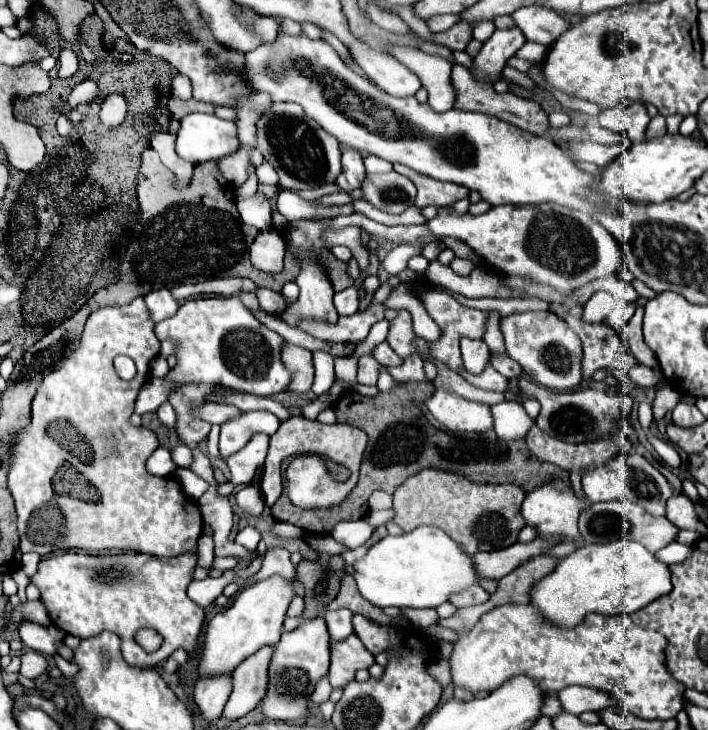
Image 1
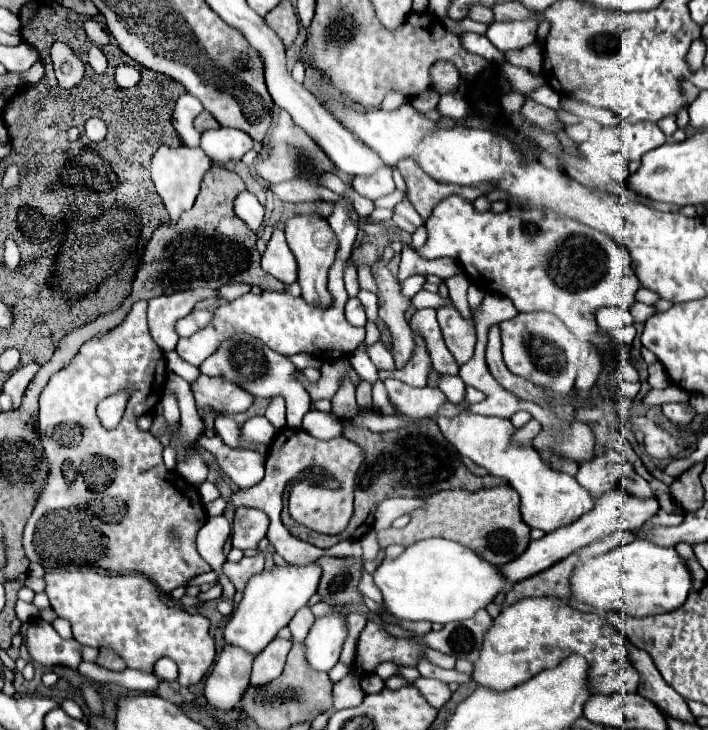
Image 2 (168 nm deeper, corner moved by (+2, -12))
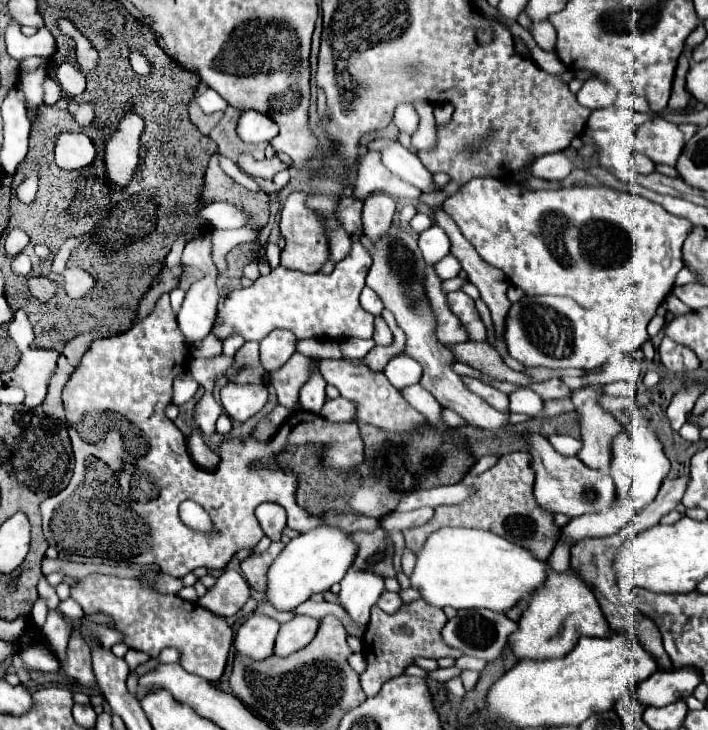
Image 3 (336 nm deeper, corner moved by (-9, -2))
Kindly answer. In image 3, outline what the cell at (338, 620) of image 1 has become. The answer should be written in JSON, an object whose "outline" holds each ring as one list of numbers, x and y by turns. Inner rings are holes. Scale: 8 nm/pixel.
{"outline":[[385,590,385,592,379,596,379,600,377,600,377,606,379,606,383,612,387,612,387,614,393,614,401,604,403,604,403,602,401,602,399,594,387,592,387,590]]}

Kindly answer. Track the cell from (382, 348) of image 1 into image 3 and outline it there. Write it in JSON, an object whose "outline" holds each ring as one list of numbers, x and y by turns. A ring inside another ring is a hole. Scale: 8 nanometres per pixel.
{"outline":[[381,316,375,318,375,334,373,334,373,340,379,346,389,346,393,342,393,334,391,334,389,326,385,324,385,320]]}

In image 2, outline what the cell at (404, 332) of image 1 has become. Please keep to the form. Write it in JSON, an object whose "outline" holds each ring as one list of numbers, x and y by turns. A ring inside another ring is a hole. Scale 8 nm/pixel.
{"outline":[[454,306,438,308,438,322,448,350,454,354,458,364,466,364,472,358,476,344,474,322,464,320]]}

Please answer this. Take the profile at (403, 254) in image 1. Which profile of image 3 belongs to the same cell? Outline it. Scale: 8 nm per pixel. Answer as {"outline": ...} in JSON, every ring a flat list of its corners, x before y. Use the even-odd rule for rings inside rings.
{"outline":[[475,178,467,184,461,186,459,192,455,192,453,196,449,196,443,204,443,210,455,220,455,224,459,226,461,234,475,246,477,254,491,266,499,268,505,272,505,276,509,278,509,282,517,288,521,288,527,296,541,296,541,294,557,294,557,296,569,296,575,302,579,302,579,306,583,306,585,310,593,312,595,318,595,326,601,338,607,340,607,344,611,346,611,354,609,358,601,364,609,362,611,358,619,358,619,356,631,356,637,348,647,340,647,324,653,318,657,306,665,300,665,296,671,292,673,284,675,284,675,276,677,272,683,268,681,262,681,246,691,230,691,222,685,218,677,218,673,214,669,214,663,206,649,202,643,196,637,196,633,192,623,192,623,190,615,190,615,188,607,188,607,186,575,186,569,190,537,190,537,192,529,192,523,190,519,184,517,186,507,186,503,180,497,178]]}

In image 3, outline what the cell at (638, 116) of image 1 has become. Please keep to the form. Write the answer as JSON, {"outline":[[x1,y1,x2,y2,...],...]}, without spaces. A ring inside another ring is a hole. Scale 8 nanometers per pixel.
{"outline":[[653,116,649,122,637,126,635,130,635,150,651,158,659,164,675,166,681,150,683,150,685,136,677,128,677,124,667,122,661,116]]}

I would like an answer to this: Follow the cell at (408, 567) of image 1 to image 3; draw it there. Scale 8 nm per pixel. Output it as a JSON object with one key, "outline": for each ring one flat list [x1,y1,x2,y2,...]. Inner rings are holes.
{"outline":[[441,528,433,532,417,552,417,562,409,580,411,588,415,588,429,606,451,606,455,610,489,608,495,612,507,612,521,598,527,598,537,590,545,576,545,562,497,534,475,528]]}

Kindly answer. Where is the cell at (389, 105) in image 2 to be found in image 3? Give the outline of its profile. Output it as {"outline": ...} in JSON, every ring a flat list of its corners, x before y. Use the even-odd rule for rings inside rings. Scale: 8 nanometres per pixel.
{"outline":[[399,104,397,108,395,108,395,124,397,124,397,128,399,130,403,130,403,132,407,132,407,134,413,134,415,132,415,128,417,128,417,122,419,122,419,116,417,116,417,112,413,110,413,106,411,104]]}

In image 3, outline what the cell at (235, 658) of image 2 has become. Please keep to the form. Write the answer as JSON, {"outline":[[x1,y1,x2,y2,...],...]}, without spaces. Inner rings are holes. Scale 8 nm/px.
{"outline":[[251,614,235,634,235,654,261,662,273,654,279,622,263,614]]}

